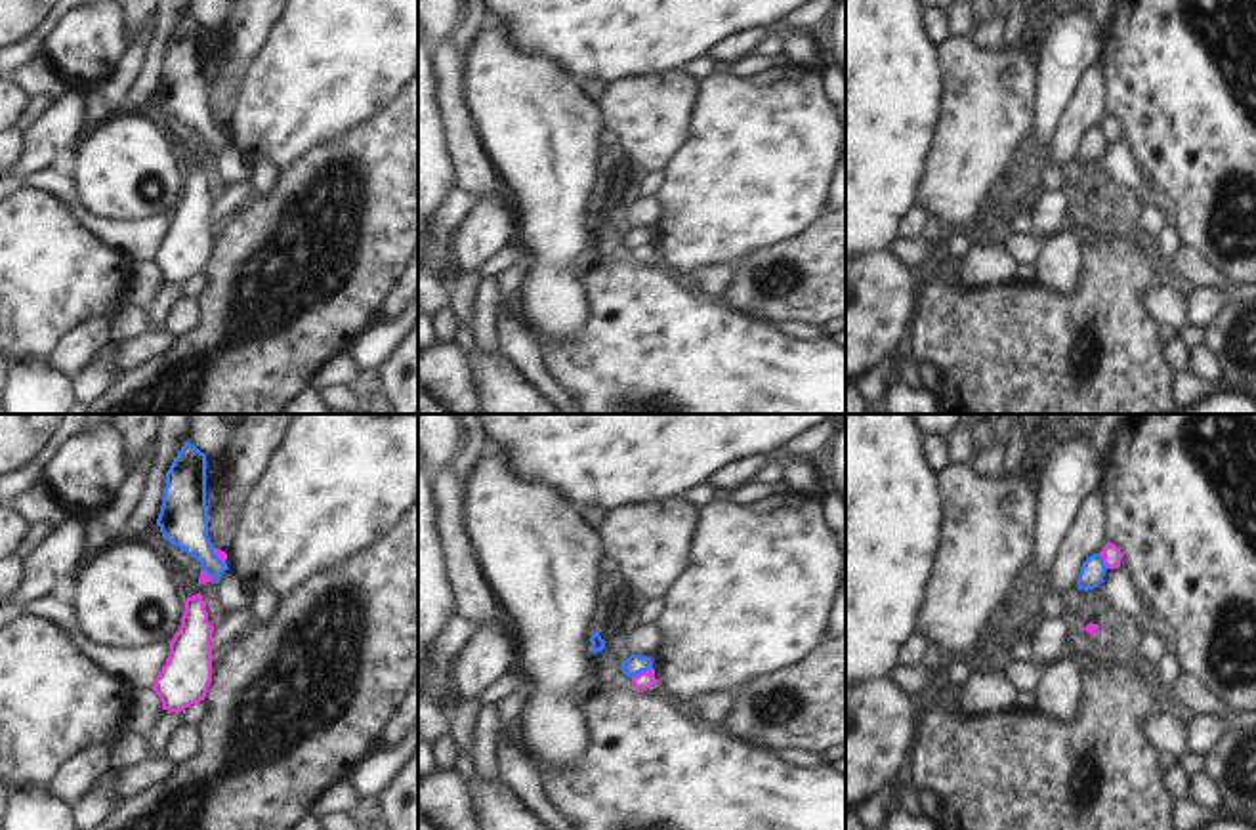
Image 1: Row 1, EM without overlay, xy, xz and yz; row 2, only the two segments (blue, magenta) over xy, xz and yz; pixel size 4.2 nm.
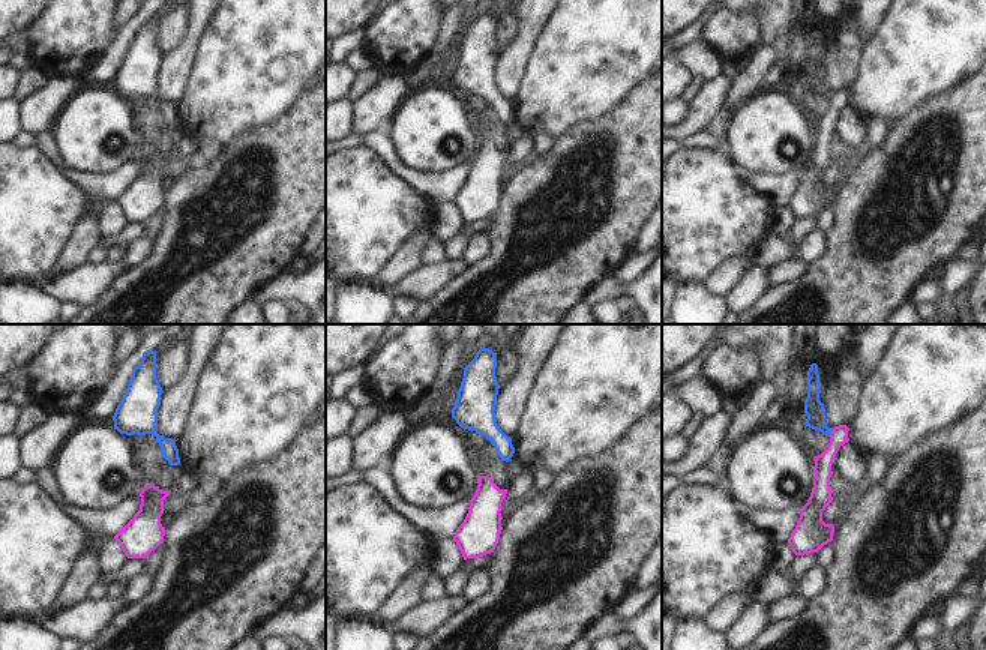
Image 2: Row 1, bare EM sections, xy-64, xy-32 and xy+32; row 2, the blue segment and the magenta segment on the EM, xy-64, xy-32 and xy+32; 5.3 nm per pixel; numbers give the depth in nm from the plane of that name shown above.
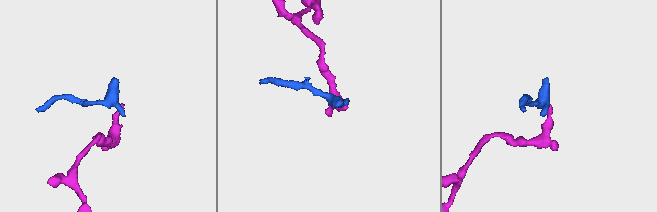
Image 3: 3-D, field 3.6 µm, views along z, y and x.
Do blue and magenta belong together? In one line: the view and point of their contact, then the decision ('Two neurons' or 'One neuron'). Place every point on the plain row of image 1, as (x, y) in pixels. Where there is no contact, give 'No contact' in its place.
Touches blue at xz (642, 243). Two neurons

